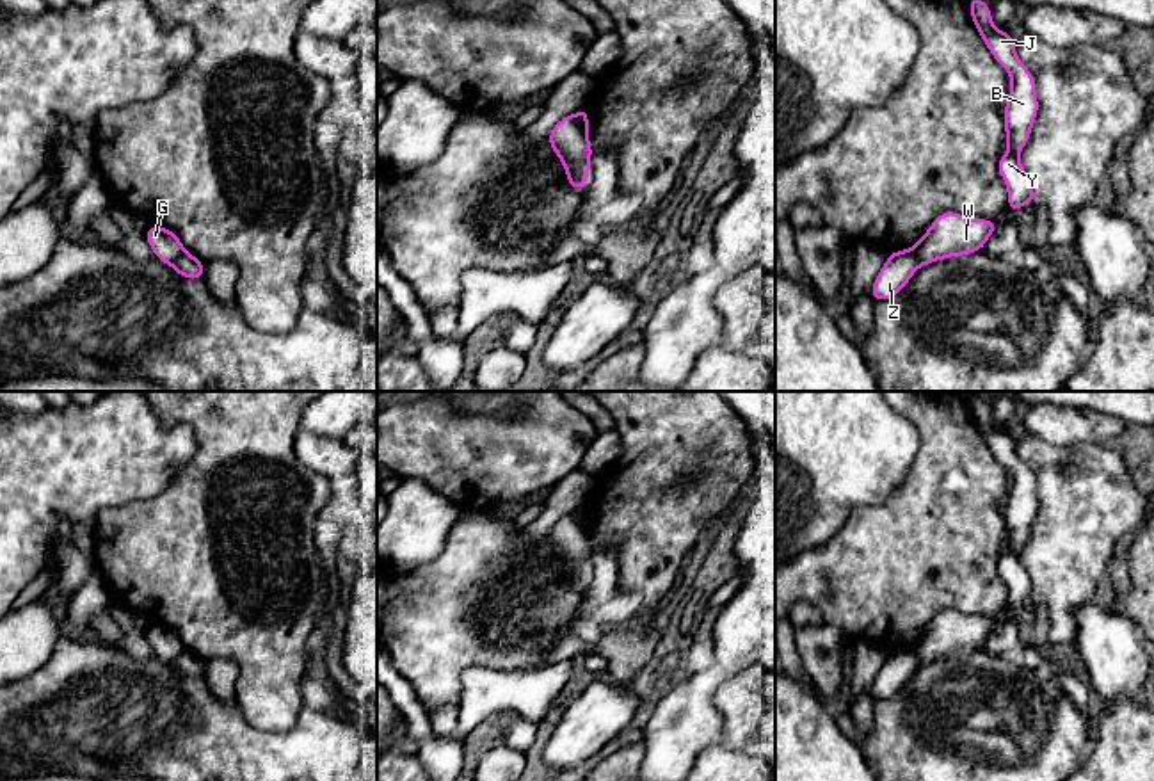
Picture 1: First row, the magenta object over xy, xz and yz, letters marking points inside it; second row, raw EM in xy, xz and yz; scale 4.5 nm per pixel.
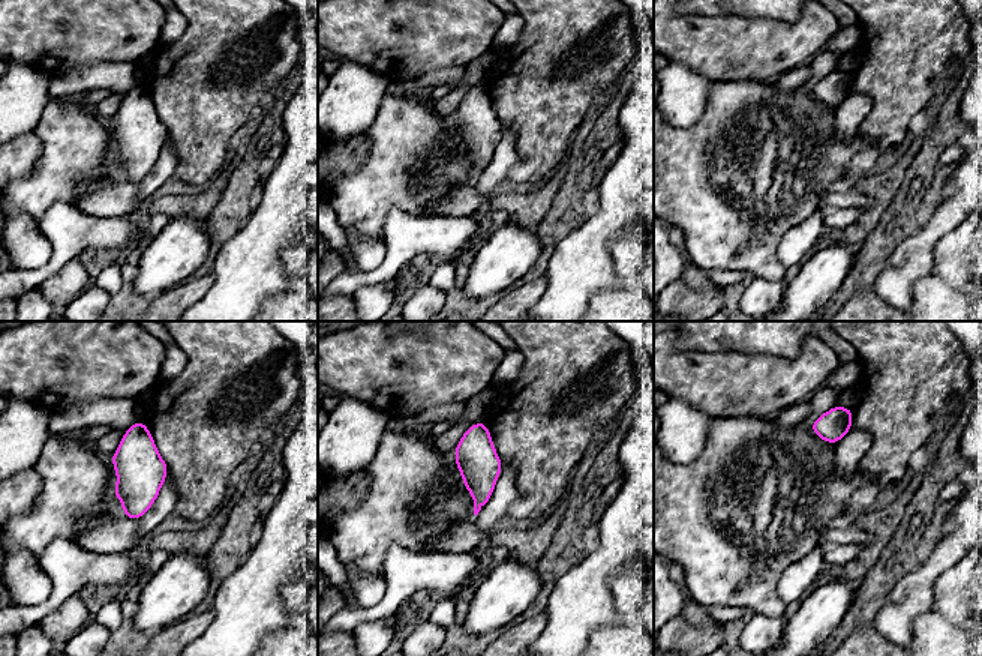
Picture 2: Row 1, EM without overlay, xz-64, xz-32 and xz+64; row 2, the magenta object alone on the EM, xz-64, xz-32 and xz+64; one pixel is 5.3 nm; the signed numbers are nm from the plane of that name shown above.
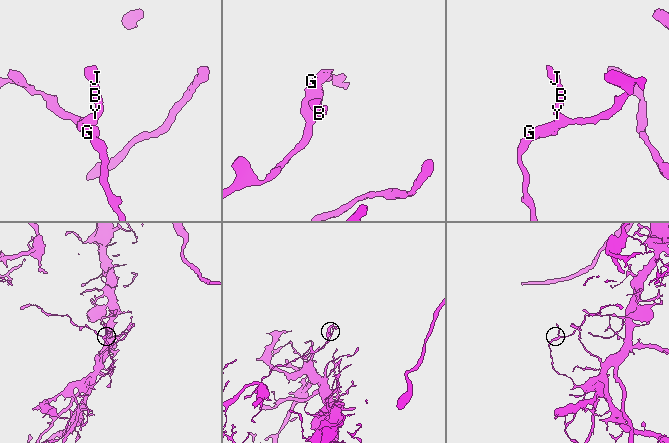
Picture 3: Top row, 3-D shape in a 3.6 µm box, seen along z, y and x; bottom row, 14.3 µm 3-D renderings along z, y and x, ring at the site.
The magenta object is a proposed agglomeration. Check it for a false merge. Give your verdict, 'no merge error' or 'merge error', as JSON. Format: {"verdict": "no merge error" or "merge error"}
{"verdict": "merge error"}

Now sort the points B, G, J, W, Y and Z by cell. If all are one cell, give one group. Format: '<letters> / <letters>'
B G J W Y / Z

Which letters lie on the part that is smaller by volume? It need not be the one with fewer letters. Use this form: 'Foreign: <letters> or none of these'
Foreign: B, G, J, W, Y

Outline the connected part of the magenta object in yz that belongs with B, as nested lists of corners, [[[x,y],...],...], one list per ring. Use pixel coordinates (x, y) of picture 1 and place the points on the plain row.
[[[973,395],[967,399],[967,404],[978,432],[983,436],[992,455],[1012,477],[1012,489],[1005,503],[1008,552],[998,557],[998,571],[1005,576],[1008,612],[1014,614],[1024,601],[1035,601],[1038,598],[1030,575],[1019,560],[1019,552],[1028,543],[1038,512],[1035,479],[1031,470],[1017,457],[1015,438],[1010,431],[999,431],[992,423],[989,402]]]

